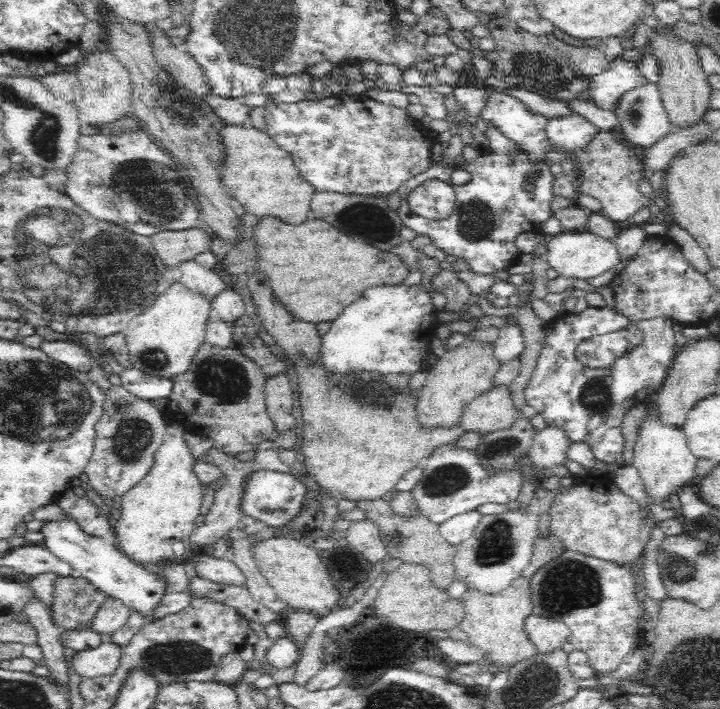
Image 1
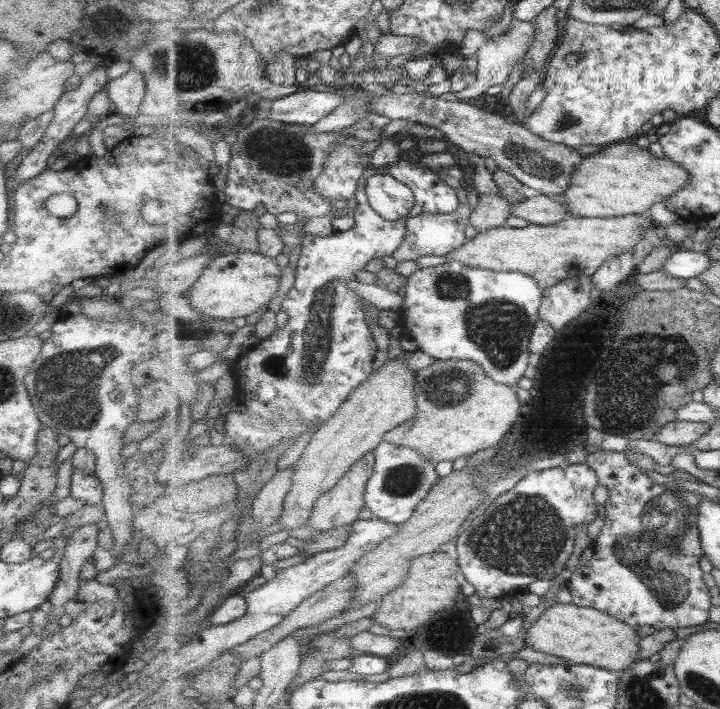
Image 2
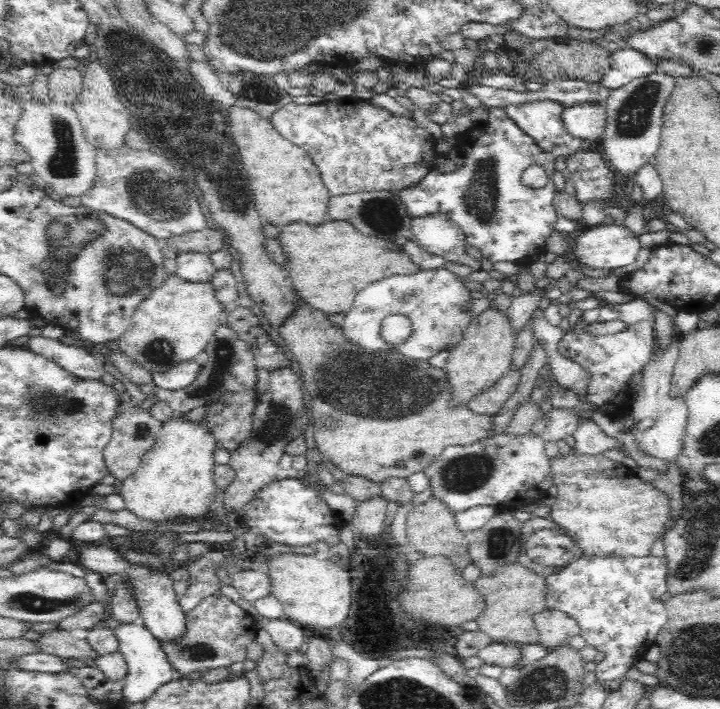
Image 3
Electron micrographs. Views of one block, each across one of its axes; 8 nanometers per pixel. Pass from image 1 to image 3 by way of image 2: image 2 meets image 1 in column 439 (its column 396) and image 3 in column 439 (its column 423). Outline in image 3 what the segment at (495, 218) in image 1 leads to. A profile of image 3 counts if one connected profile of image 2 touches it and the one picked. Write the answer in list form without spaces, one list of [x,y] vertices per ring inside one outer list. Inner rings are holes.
[[[502,107],[489,108],[488,120],[486,120],[486,132],[484,128],[476,136],[478,140],[468,148],[466,160],[459,160],[458,170],[444,173],[437,167],[433,168],[420,182],[413,187],[404,187],[397,194],[405,204],[408,215],[413,218],[426,218],[430,214],[445,214],[449,220],[454,221],[466,235],[468,246],[482,252],[482,258],[490,262],[518,262],[526,256],[542,255],[544,242],[555,231],[555,223],[559,215],[553,206],[553,200],[557,190],[552,183],[552,173],[556,166],[555,158],[548,152],[543,152],[536,142],[522,132],[512,120],[509,120]],[[532,165],[542,166],[549,181],[541,189],[530,189],[522,185],[520,179],[522,173]]]

